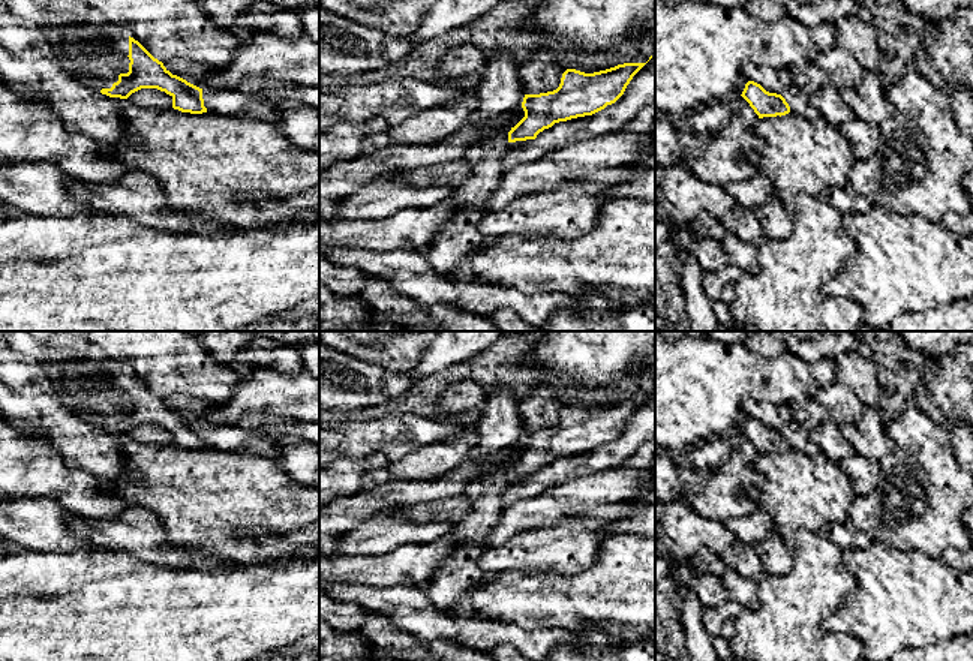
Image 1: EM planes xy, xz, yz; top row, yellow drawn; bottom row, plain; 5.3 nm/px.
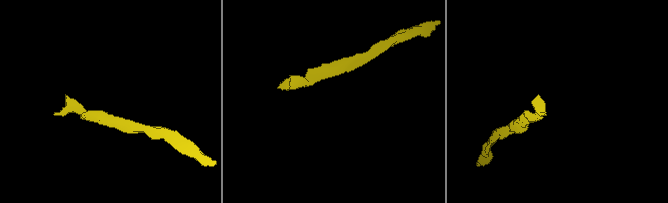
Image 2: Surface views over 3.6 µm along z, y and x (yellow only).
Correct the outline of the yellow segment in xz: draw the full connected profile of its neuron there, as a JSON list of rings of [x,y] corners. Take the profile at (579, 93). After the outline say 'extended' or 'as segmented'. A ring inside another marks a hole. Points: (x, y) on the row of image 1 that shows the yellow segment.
[[[624,63],[594,73],[567,69],[556,90],[525,94],[525,117],[508,132],[508,142],[535,139],[555,123],[592,115],[615,103],[645,64]]] | as segmented

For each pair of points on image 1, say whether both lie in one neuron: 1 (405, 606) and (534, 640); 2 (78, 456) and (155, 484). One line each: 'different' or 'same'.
1: same
2: different

